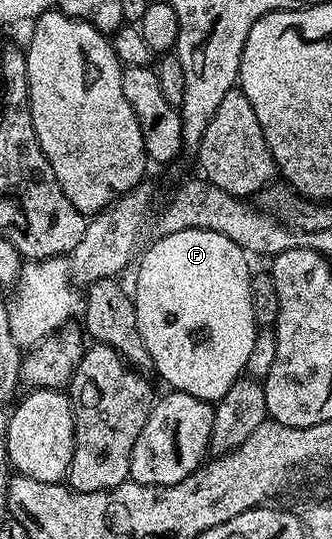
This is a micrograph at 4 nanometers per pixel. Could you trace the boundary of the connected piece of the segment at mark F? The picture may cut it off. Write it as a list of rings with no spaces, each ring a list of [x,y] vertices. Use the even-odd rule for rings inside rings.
[[[188,228],[184,232],[172,232],[171,234],[166,234],[163,238],[154,238],[141,251],[140,257],[136,262],[138,279],[134,282],[134,290],[132,288],[136,324],[139,325],[140,336],[143,337],[143,343],[151,354],[153,369],[158,369],[158,374],[167,382],[167,387],[182,390],[184,393],[196,396],[205,402],[217,404],[224,396],[224,392],[228,392],[228,388],[232,388],[232,384],[238,378],[243,377],[256,333],[254,317],[252,316],[252,296],[250,295],[252,269],[250,270],[250,266],[246,261],[248,261],[246,251],[241,250],[232,240],[228,240],[228,236],[220,236],[220,232],[212,232],[204,228]]]

